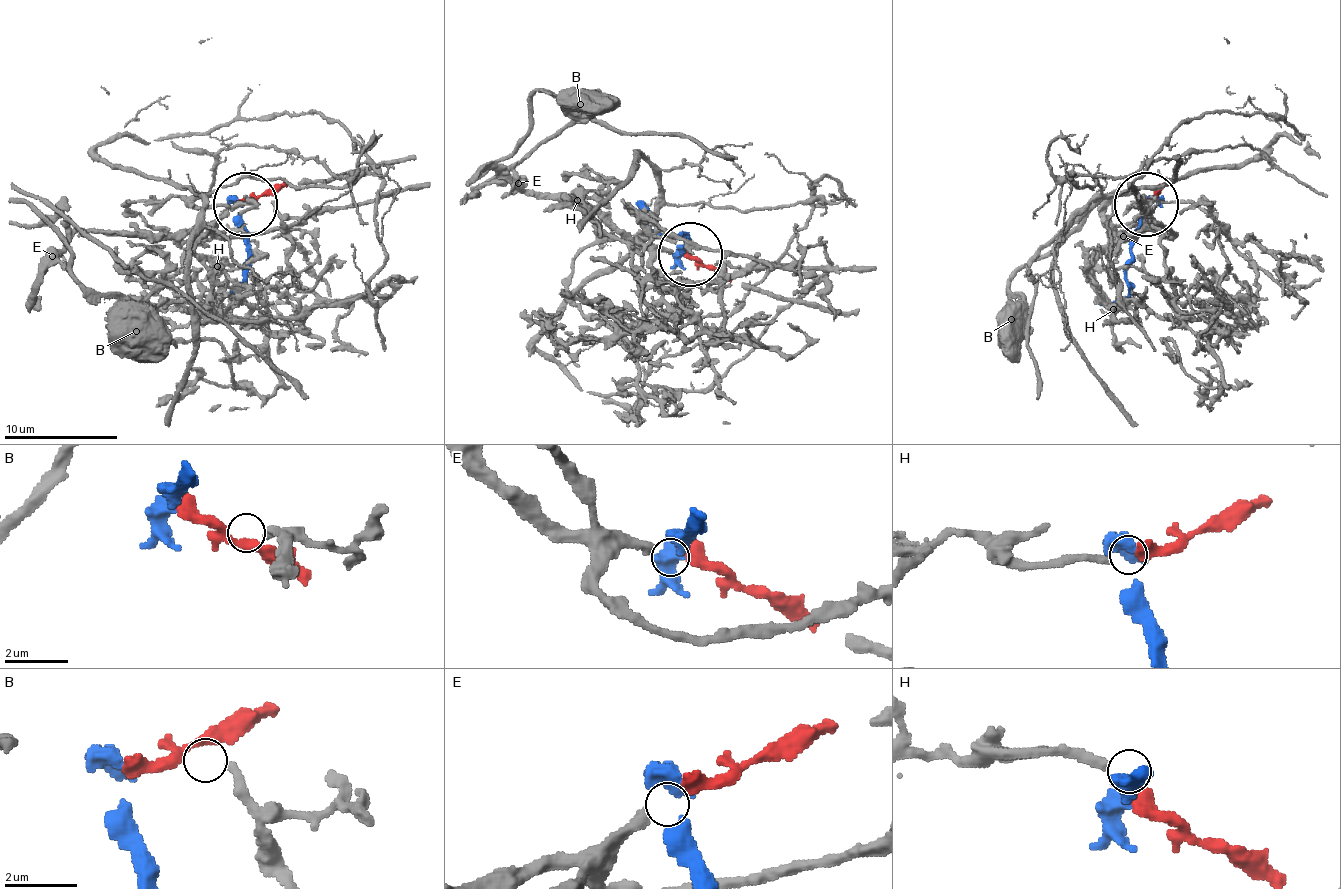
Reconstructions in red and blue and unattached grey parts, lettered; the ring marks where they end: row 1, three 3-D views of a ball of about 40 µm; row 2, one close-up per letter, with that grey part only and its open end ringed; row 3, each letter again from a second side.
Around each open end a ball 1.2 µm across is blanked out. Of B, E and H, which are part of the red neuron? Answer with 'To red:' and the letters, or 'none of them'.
To red: E

